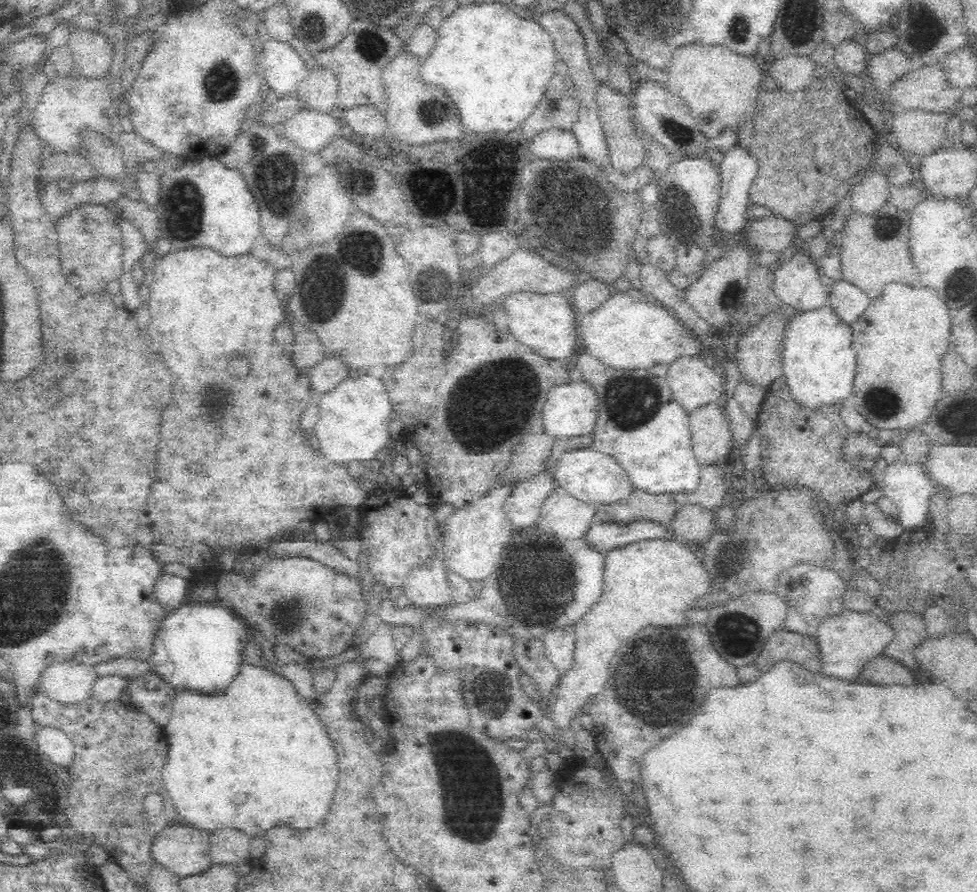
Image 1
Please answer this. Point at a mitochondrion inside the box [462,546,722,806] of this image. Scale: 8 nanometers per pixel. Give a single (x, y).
(658, 676)

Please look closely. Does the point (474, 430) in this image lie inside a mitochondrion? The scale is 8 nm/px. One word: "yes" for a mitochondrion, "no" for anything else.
yes

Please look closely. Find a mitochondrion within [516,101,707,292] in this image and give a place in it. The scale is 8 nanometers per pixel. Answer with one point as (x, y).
(571, 211)

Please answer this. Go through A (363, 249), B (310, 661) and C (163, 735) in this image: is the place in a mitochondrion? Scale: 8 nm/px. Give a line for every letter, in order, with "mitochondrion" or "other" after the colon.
A: mitochondrion
B: other
C: other

